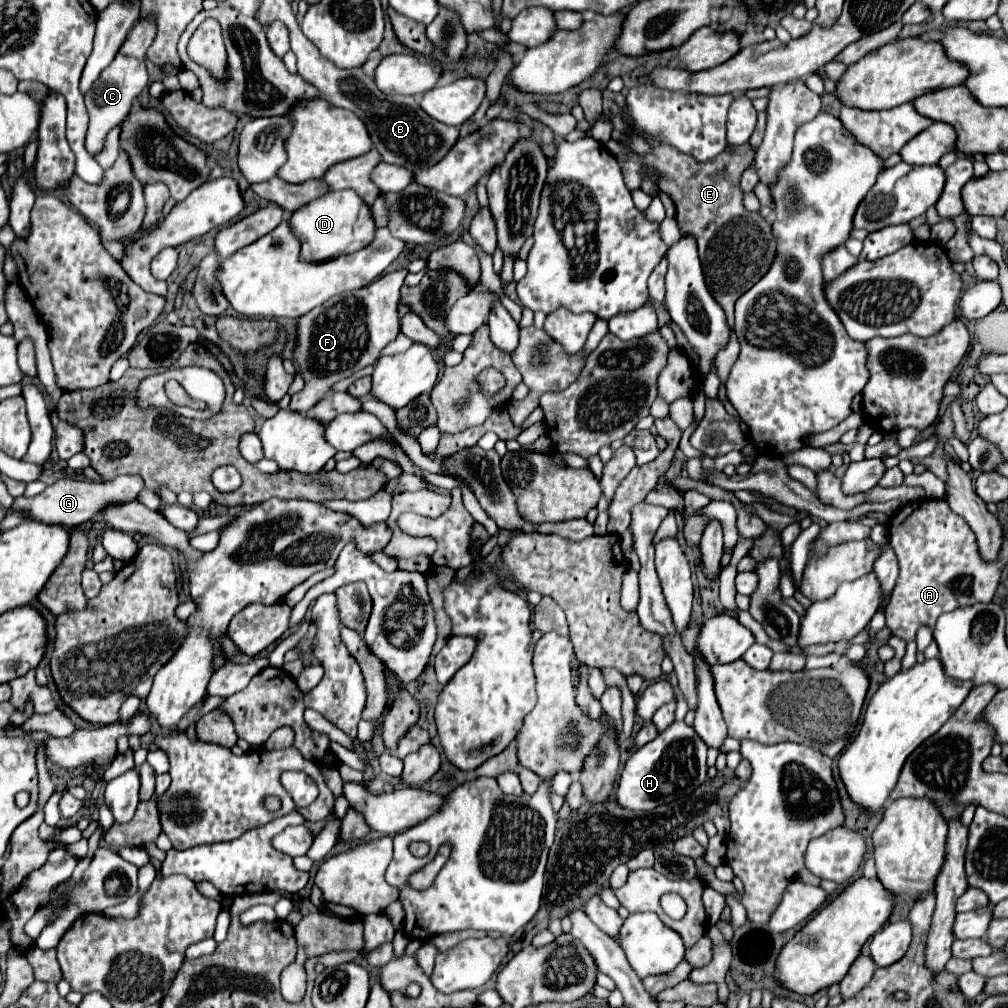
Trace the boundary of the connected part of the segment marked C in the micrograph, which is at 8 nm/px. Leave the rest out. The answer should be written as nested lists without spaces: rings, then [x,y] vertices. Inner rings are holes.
[[[149,16],[145,20],[139,20],[135,28],[127,34],[127,40],[119,48],[115,60],[99,74],[99,80],[91,86],[91,92],[85,96],[85,106],[89,112],[89,130],[87,130],[87,150],[91,156],[95,156],[105,142],[107,132],[123,122],[127,118],[127,112],[133,108],[133,100],[139,96],[139,92],[147,86],[147,68],[145,68],[145,52],[155,40],[155,18]]]

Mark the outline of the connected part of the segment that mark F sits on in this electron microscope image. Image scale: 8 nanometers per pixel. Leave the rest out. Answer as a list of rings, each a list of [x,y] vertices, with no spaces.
[[[407,270],[387,272],[375,282],[355,292],[337,294],[325,304],[313,308],[307,316],[299,318],[299,340],[295,348],[295,362],[299,374],[305,376],[305,388],[291,396],[289,410],[305,414],[315,406],[335,382],[355,376],[369,364],[375,364],[381,356],[381,350],[393,342],[399,334],[399,290]]]

